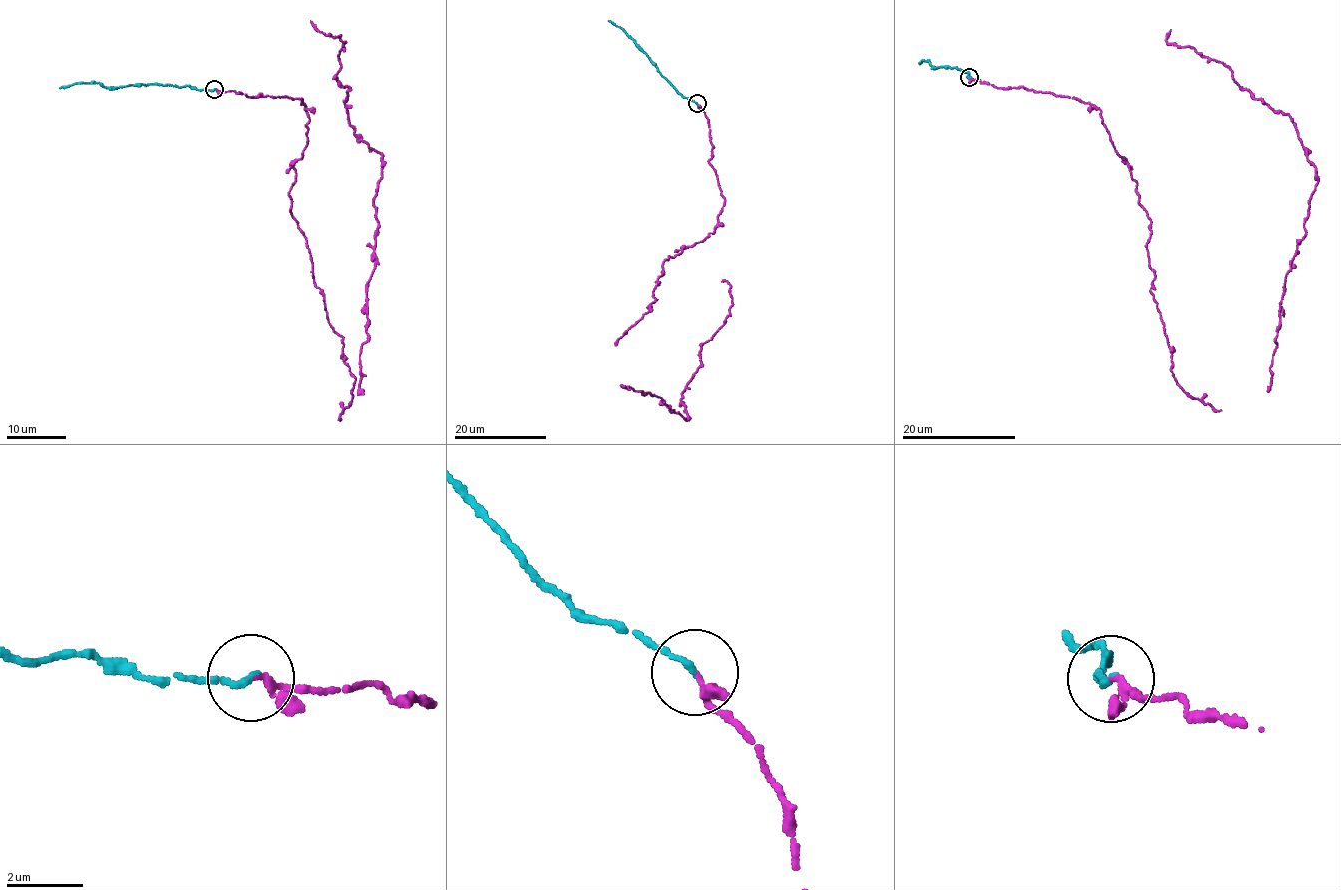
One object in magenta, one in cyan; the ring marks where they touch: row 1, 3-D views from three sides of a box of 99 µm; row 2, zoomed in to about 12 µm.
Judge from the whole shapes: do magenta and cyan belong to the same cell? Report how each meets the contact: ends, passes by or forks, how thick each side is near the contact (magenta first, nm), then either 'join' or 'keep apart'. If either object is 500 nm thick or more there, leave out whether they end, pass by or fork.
magenta passes by; cyan ends there; 110 nm thick on the magenta side, 150 nm on the other; join

